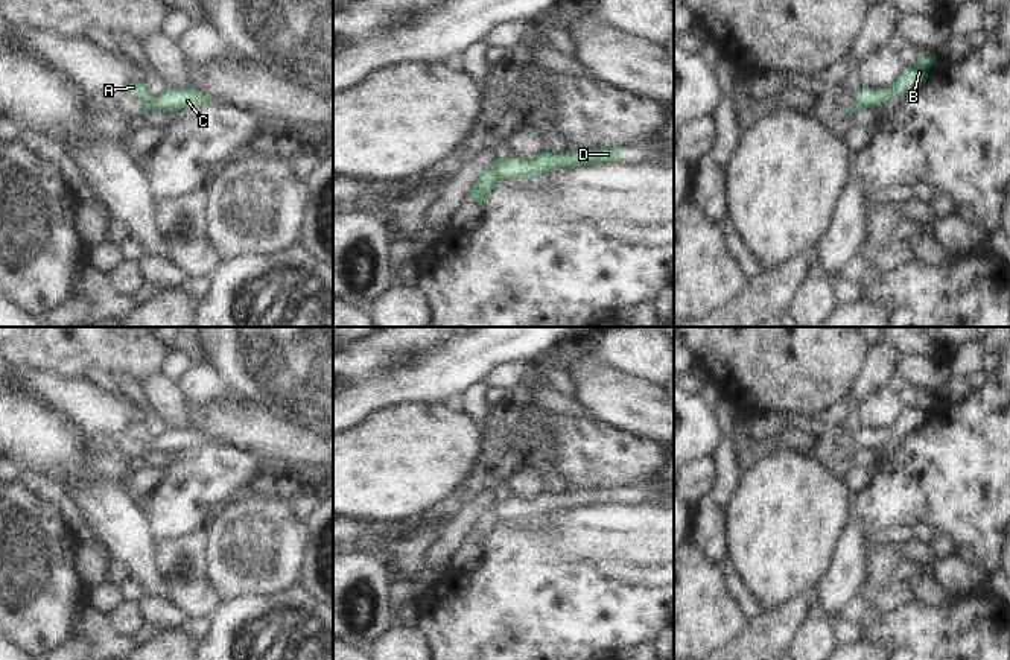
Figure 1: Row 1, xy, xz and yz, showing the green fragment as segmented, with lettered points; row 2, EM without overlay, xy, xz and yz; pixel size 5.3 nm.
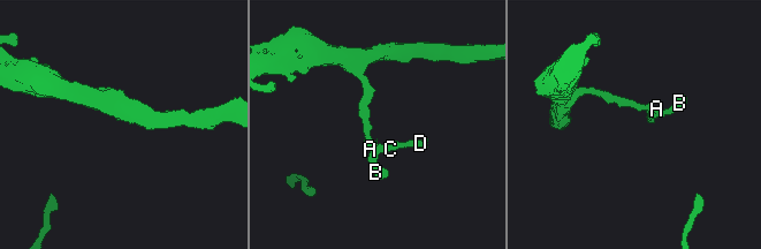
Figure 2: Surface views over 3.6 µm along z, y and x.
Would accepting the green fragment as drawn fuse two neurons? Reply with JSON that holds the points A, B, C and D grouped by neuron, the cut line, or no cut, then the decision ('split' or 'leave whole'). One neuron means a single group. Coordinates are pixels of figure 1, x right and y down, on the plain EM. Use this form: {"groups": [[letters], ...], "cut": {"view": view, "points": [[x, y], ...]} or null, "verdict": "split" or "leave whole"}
{"groups": [["A", "B"], ["C", "D"]], "cut": {"view": "xz", "points": [[487, 508], [499, 519]]}, "verdict": "split"}

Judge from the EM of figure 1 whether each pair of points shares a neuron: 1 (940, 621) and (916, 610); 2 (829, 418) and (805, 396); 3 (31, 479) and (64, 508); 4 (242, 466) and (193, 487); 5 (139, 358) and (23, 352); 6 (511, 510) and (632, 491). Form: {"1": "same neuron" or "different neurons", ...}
{"1": "same neuron", "2": "different neurons", "3": "same neuron", "4": "same neuron", "5": "same neuron", "6": "same neuron"}

